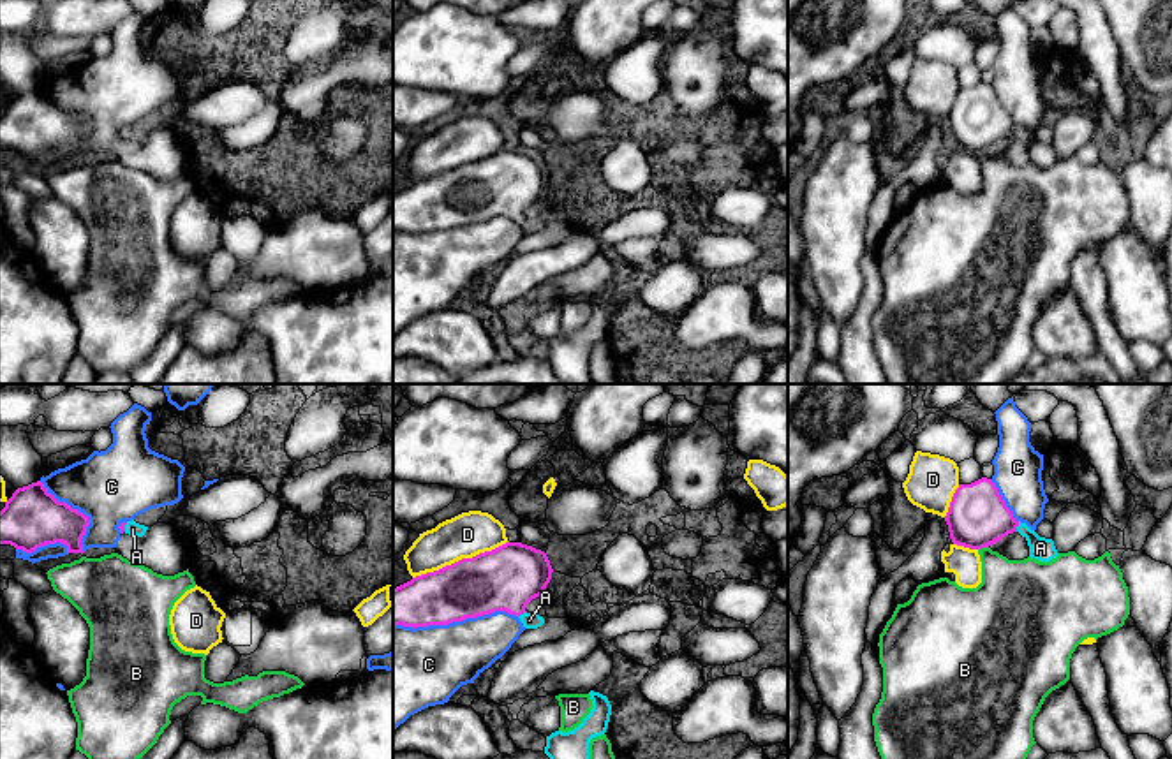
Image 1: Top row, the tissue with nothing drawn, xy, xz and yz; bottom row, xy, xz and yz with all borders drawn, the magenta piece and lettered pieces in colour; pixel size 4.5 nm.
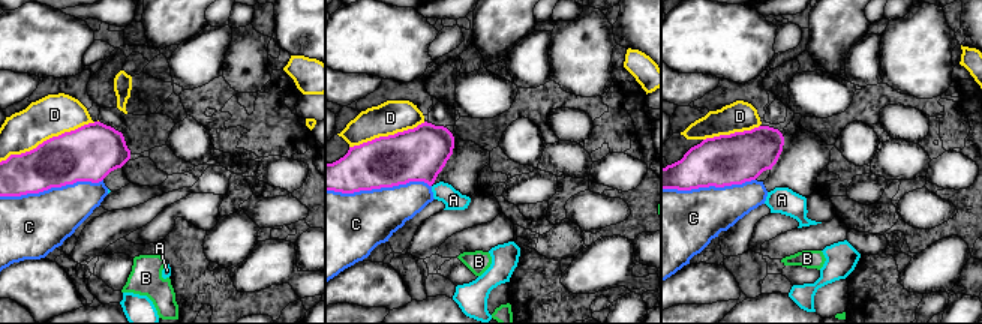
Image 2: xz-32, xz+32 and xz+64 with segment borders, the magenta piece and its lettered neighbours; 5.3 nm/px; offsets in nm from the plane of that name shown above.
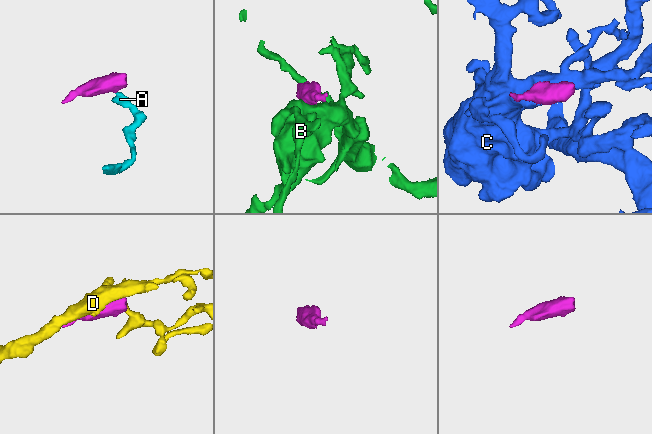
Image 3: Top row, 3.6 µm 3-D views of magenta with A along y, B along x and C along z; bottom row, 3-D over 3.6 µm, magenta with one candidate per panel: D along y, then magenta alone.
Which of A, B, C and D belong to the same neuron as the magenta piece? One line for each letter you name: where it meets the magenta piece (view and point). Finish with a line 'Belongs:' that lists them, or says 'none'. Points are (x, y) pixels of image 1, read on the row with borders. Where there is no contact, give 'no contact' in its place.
A: meets magenta in yz at (1017, 525)
Belongs: A

